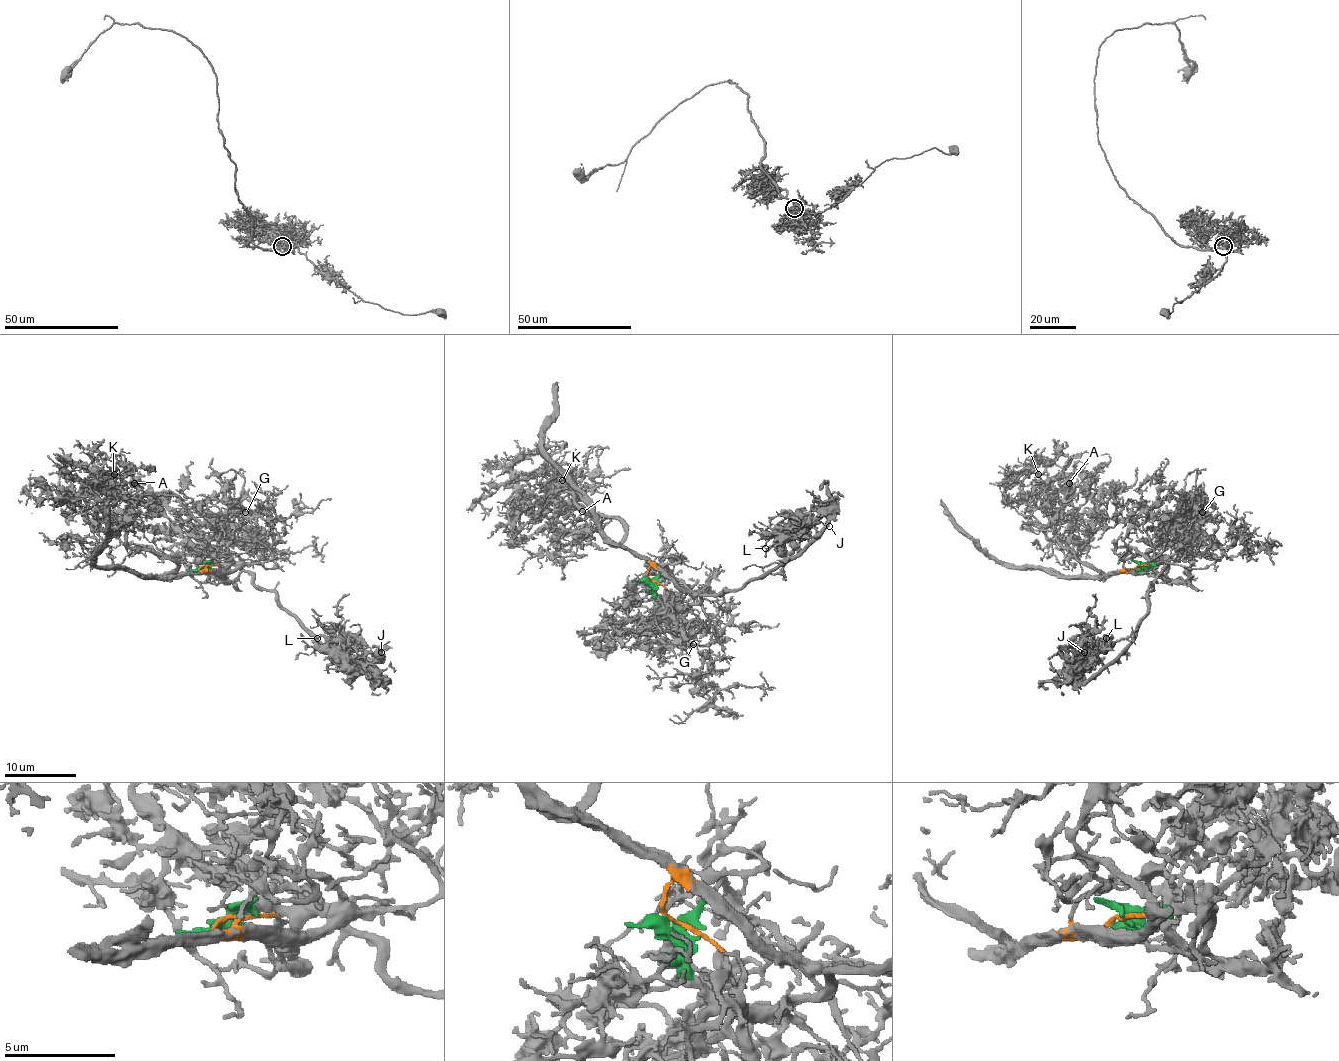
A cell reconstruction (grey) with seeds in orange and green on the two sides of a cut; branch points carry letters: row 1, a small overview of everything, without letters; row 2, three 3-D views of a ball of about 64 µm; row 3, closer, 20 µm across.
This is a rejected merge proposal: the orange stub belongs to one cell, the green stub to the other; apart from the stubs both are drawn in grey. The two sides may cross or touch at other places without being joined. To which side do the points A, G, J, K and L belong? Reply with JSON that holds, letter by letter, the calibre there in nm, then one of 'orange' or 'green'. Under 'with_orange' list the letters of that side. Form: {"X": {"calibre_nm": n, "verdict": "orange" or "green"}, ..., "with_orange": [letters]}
{"A": {"calibre_nm": 120, "verdict": "orange"}, "G": {"calibre_nm": 120, "verdict": "orange"}, "J": {"calibre_nm": 120, "verdict": "green"}, "K": {"calibre_nm": 130, "verdict": "orange"}, "L": {"calibre_nm": 160, "verdict": "green"}, "with_orange": ["A", "G", "K"]}

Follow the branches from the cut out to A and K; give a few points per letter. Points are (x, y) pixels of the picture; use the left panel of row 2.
A: (201, 567), (176, 574), (176, 565), (165, 556), (135, 551), (127, 543), (126, 516), (115, 502), (135, 482)
K: (201, 567), (176, 574), (165, 556), (135, 551), (122, 527), (97, 518), (120, 482), (113, 473)

